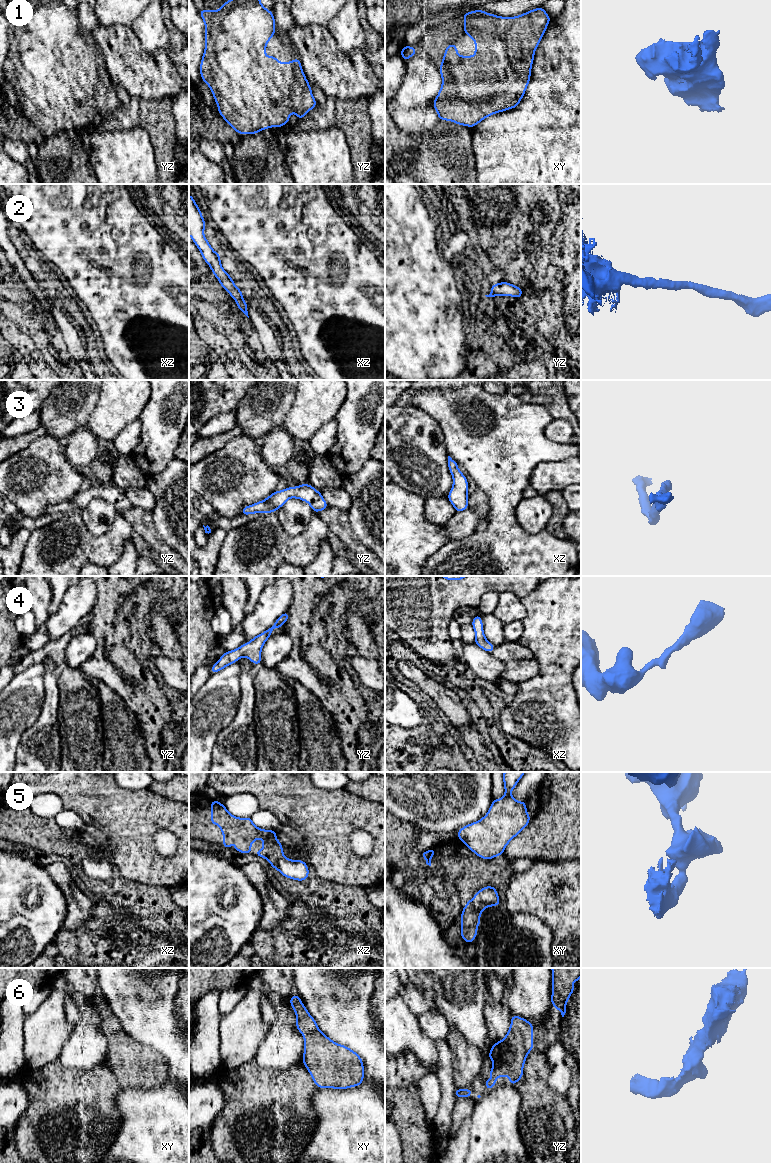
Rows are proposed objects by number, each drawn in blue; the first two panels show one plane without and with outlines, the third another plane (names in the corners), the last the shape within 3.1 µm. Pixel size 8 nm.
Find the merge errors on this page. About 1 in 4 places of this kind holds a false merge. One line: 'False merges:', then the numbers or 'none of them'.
False merges: 5

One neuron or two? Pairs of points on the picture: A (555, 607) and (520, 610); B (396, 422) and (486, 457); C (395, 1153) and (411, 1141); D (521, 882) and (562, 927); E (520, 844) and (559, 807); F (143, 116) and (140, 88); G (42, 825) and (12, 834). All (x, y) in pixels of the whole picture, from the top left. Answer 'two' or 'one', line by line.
A: two
B: two
C: two
D: one
E: one
F: two
G: one

